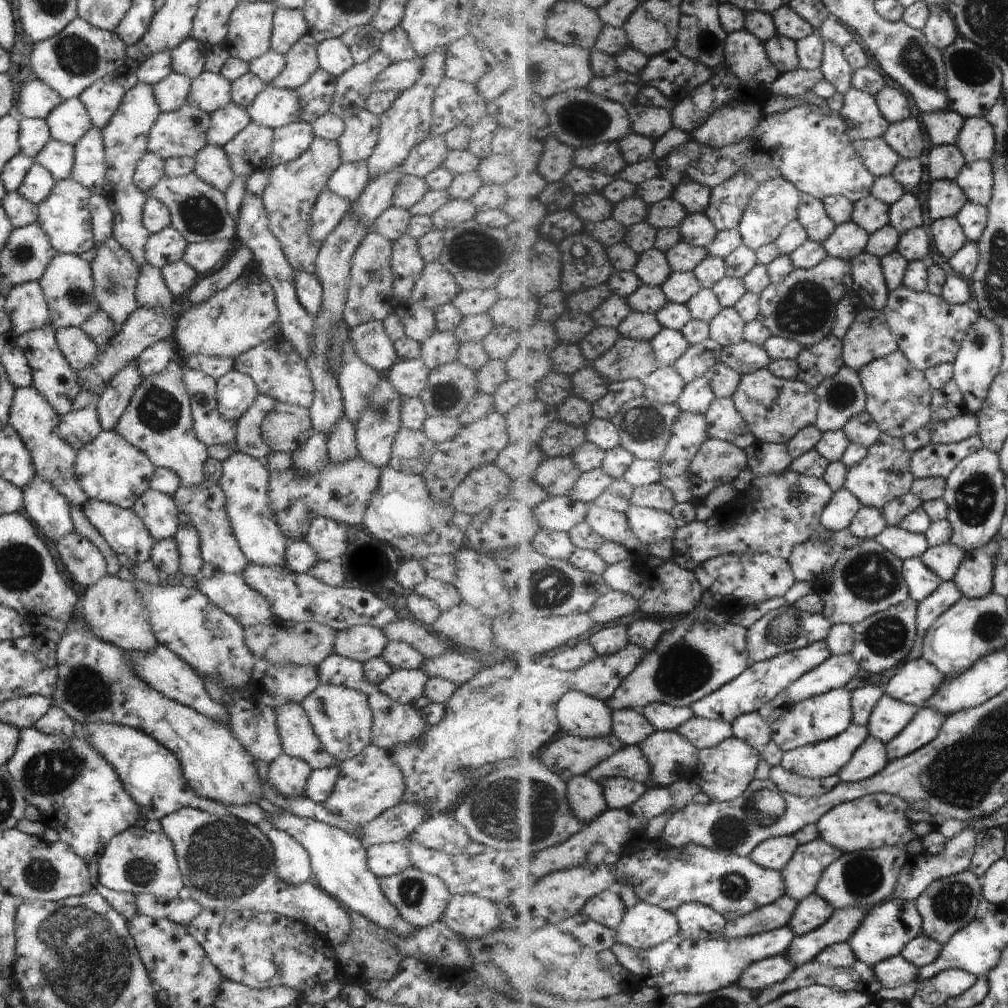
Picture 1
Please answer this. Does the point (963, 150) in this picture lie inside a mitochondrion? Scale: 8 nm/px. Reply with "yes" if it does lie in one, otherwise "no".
no

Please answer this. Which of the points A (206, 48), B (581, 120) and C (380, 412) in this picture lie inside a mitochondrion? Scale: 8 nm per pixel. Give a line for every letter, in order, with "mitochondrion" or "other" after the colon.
A: other
B: mitochondrion
C: mitochondrion

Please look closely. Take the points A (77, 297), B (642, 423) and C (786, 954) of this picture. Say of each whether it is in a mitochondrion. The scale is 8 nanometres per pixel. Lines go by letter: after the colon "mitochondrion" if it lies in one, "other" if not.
A: mitochondrion
B: mitochondrion
C: other

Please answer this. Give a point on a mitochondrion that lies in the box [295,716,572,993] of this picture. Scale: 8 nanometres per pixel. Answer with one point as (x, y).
(504, 829)

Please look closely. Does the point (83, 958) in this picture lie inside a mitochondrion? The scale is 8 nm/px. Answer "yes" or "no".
yes

